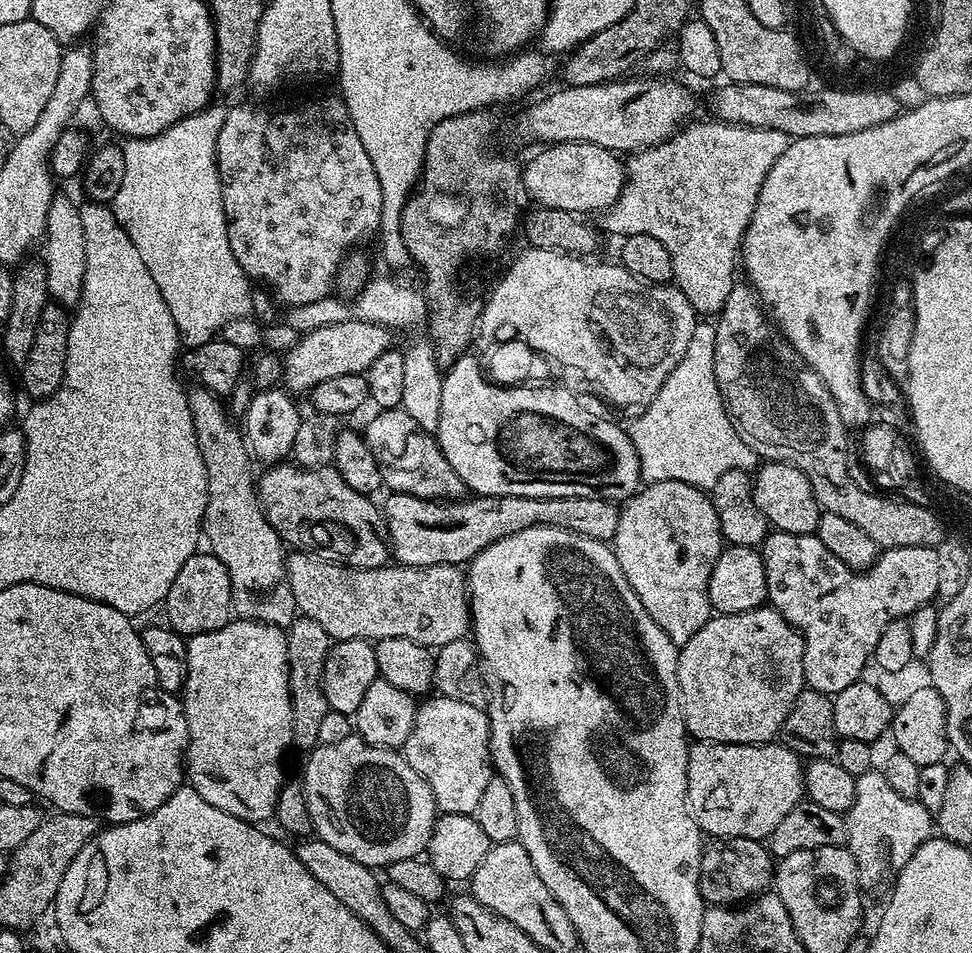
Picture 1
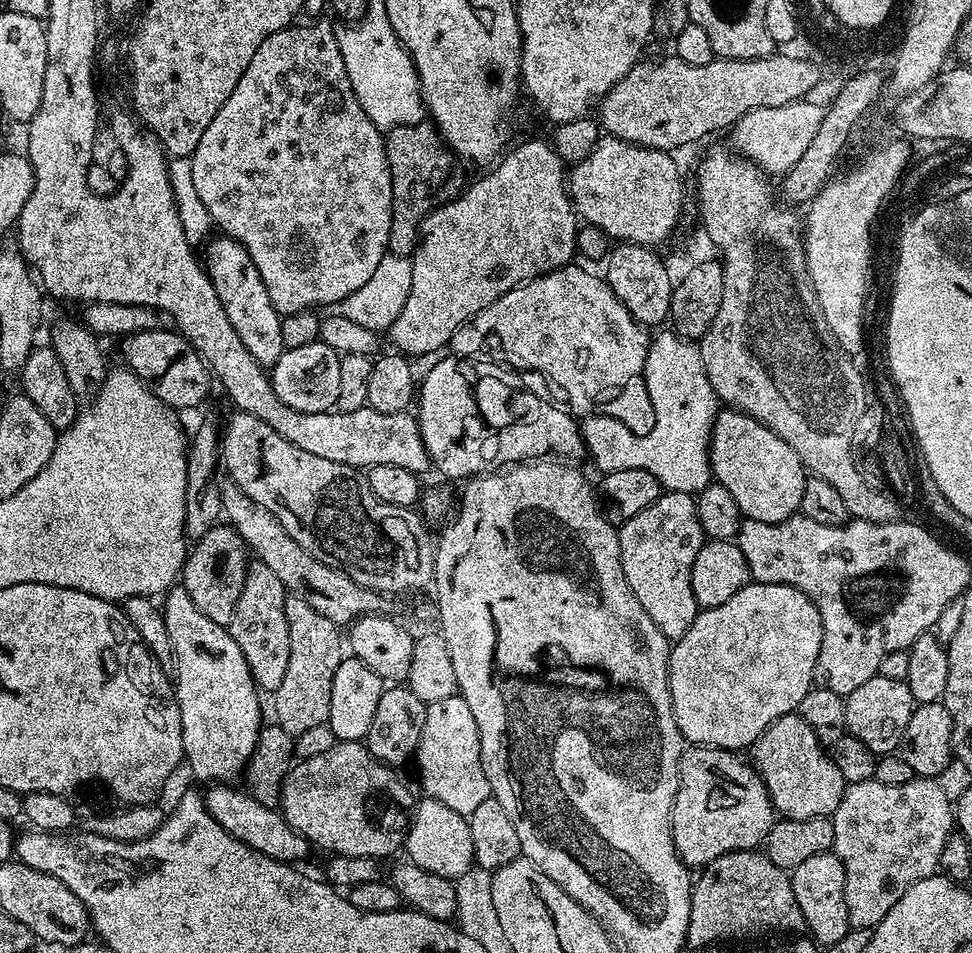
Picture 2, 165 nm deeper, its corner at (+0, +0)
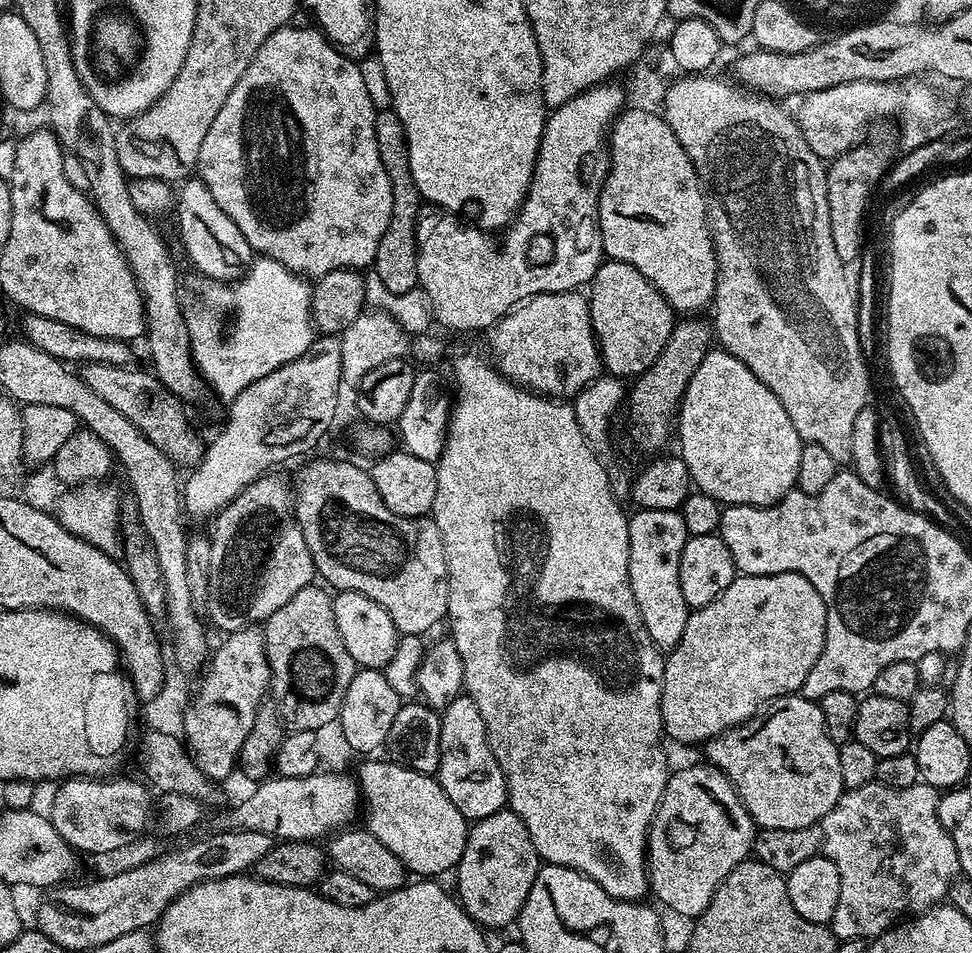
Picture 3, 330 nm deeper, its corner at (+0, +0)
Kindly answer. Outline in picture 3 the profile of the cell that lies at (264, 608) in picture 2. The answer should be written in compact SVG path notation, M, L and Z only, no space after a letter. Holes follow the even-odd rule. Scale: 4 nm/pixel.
M259 627L239 628L237 632L227 633L223 639L207 661L208 673L200 684L200 693L197 691L189 699L182 737L198 770L213 782L226 779L232 767L237 767L242 742L246 742L246 734L250 734L250 726L254 726L254 718L265 703L272 682L264 634Z

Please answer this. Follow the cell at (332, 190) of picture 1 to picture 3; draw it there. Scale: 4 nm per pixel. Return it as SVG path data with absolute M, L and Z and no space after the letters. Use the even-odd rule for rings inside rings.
M285 26L274 30L270 38L266 38L266 42L258 46L254 62L250 62L250 66L246 66L246 74L238 78L238 86L230 90L230 98L226 98L222 110L218 110L218 118L214 118L210 130L206 130L206 138L202 138L202 150L198 150L195 171L206 186L206 190L210 190L214 202L218 202L223 212L233 220L234 226L242 230L242 238L246 238L253 253L277 260L291 272L298 272L305 278L325 276L330 274L330 270L339 268L364 270L367 269L367 264L368 267L375 265L378 242L382 242L382 234L386 234L386 225L390 222L390 210L394 206L390 178L386 178L386 166L382 166L382 158L378 158L378 142L374 138L377 111L370 94L366 94L366 82L362 82L362 70L357 61L343 56L327 36L315 27Z

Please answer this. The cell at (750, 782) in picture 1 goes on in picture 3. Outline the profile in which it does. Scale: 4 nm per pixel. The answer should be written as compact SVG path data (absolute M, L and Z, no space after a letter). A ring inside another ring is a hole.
M707 762L669 775L648 837L646 859L650 892L680 916L702 915L714 890L743 860L749 859L757 827L740 795L722 770Z

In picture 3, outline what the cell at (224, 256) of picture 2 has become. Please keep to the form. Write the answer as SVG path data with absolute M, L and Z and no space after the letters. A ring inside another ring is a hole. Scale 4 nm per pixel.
M188 178L179 185L174 205L176 228L180 231L180 244L188 260L196 264L195 271L212 280L239 280L254 259L252 248L242 238L242 230L234 226L233 220L214 202L210 190L199 178Z

